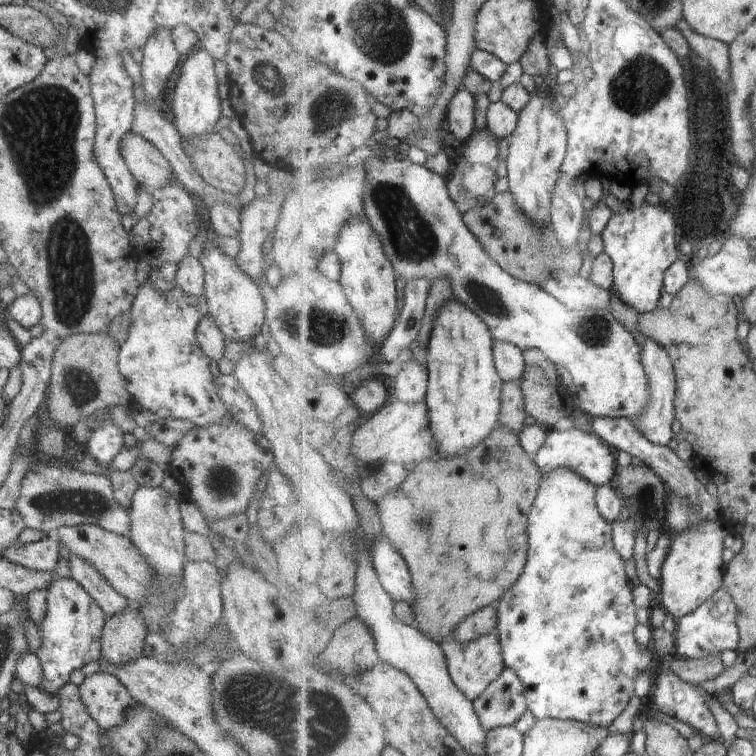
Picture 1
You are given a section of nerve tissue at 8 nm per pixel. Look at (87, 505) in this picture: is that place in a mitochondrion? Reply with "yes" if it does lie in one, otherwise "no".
yes

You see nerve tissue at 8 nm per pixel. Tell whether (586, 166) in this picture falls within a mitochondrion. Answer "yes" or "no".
no

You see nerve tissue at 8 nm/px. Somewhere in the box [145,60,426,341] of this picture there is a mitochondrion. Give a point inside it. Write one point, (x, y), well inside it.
(333, 106)

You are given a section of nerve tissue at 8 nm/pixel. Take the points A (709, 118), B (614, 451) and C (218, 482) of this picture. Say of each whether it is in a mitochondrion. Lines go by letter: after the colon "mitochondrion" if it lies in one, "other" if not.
A: mitochondrion
B: other
C: mitochondrion

